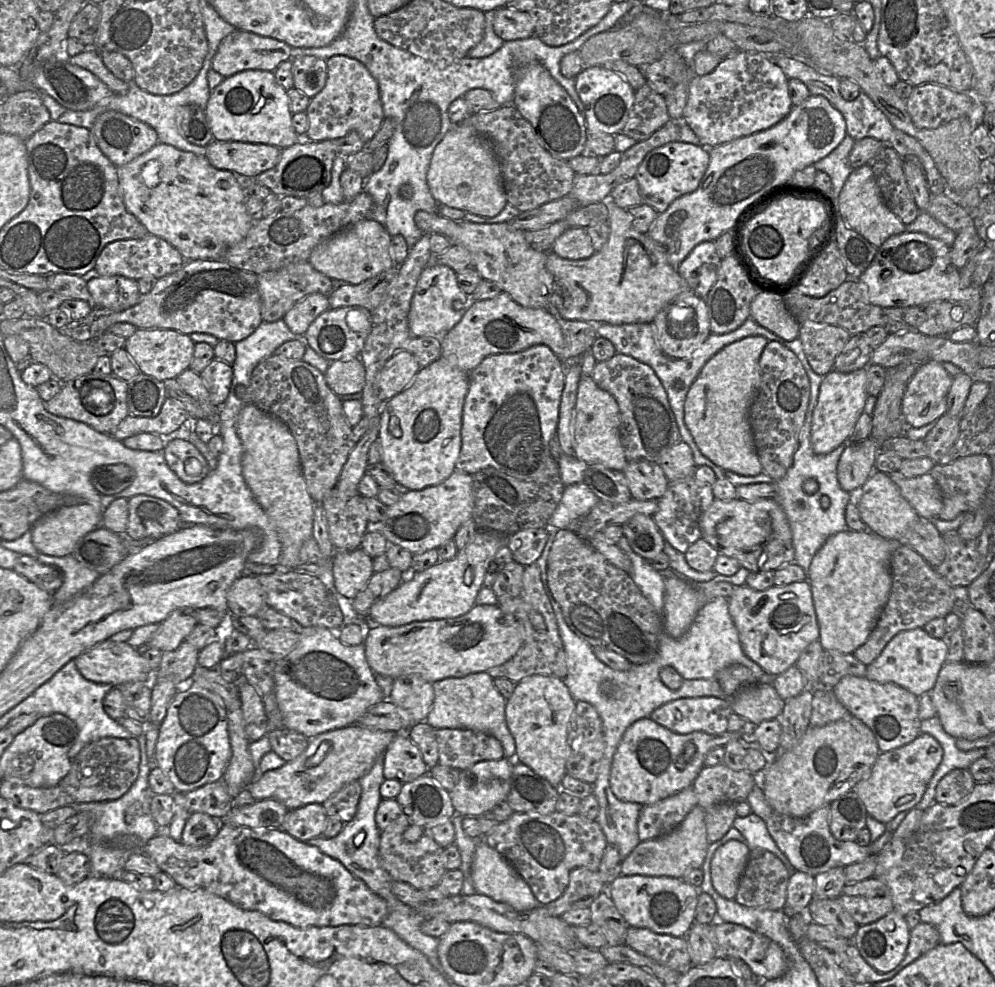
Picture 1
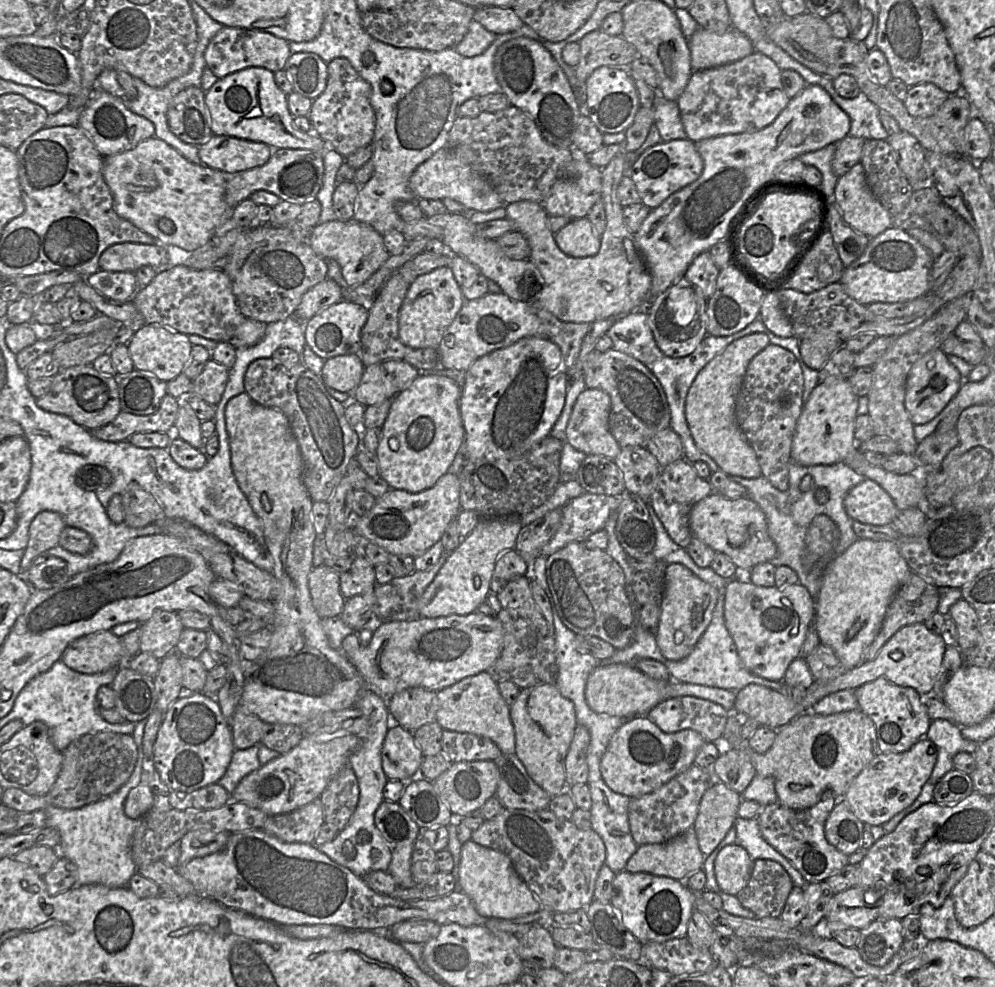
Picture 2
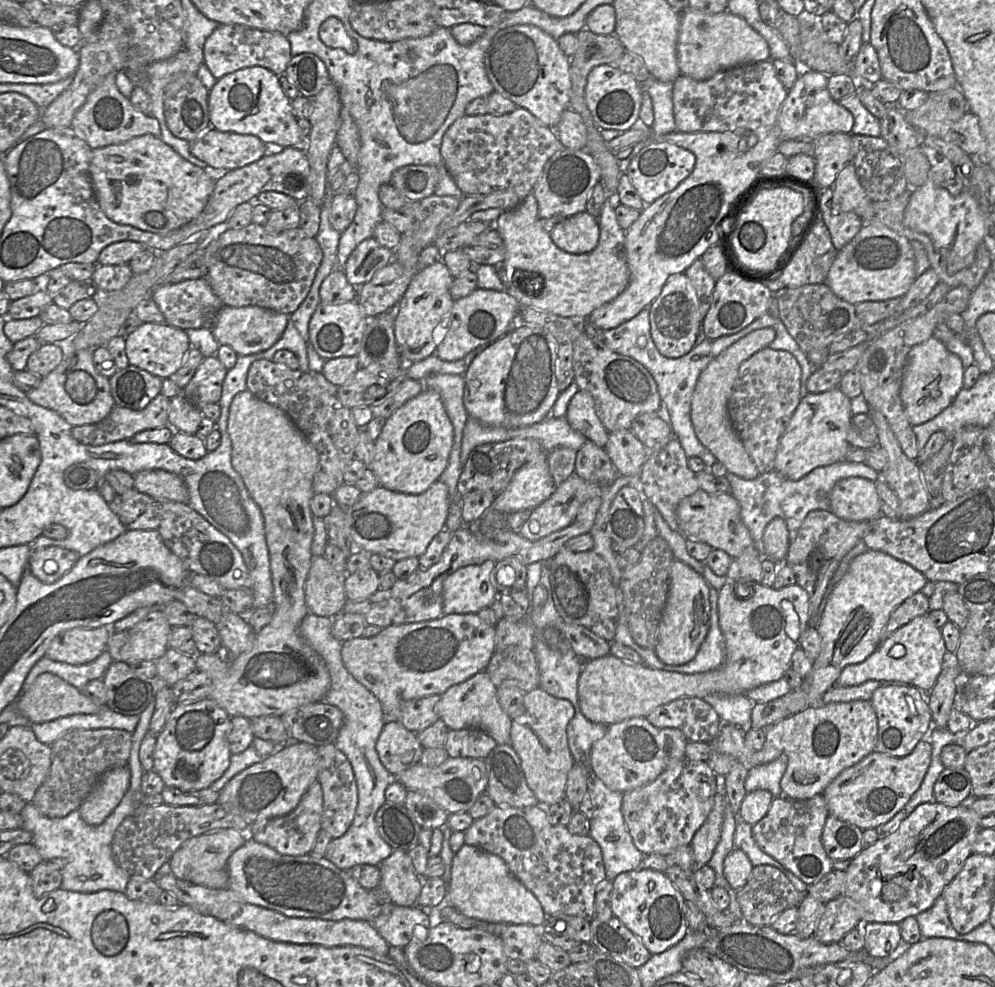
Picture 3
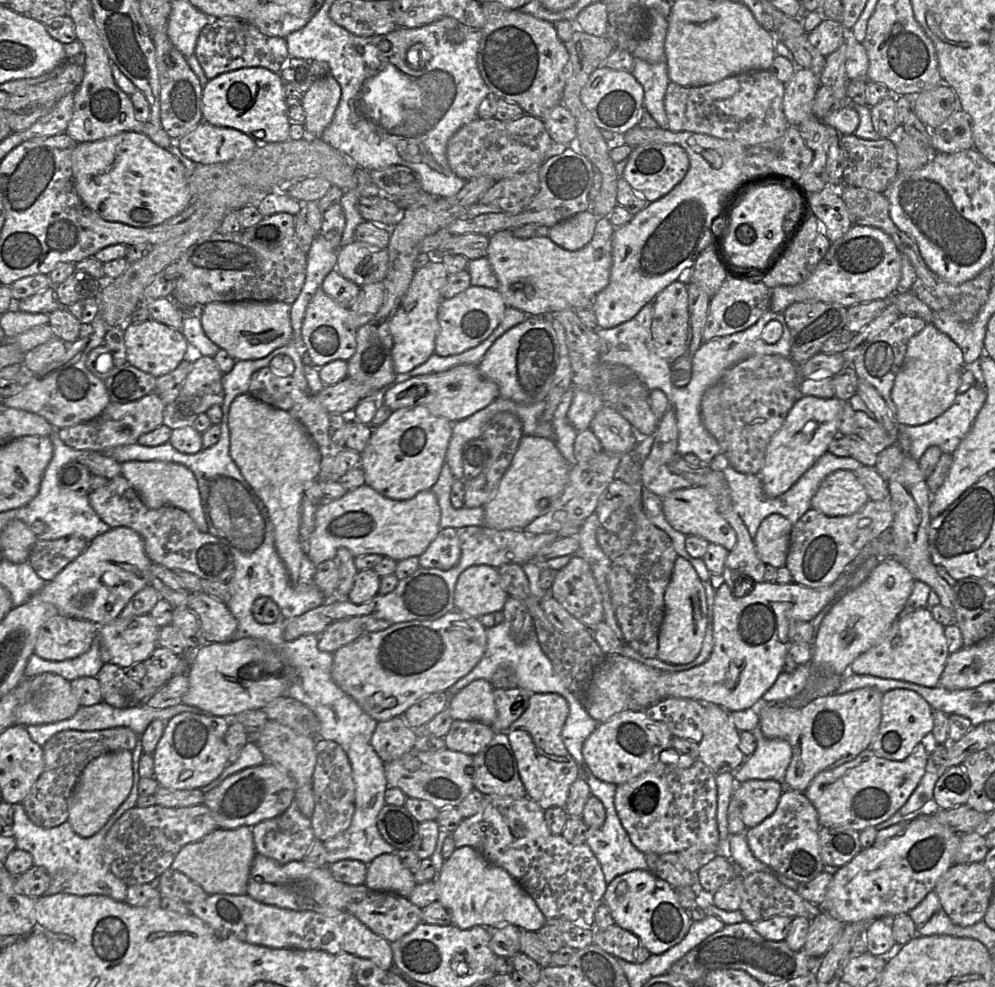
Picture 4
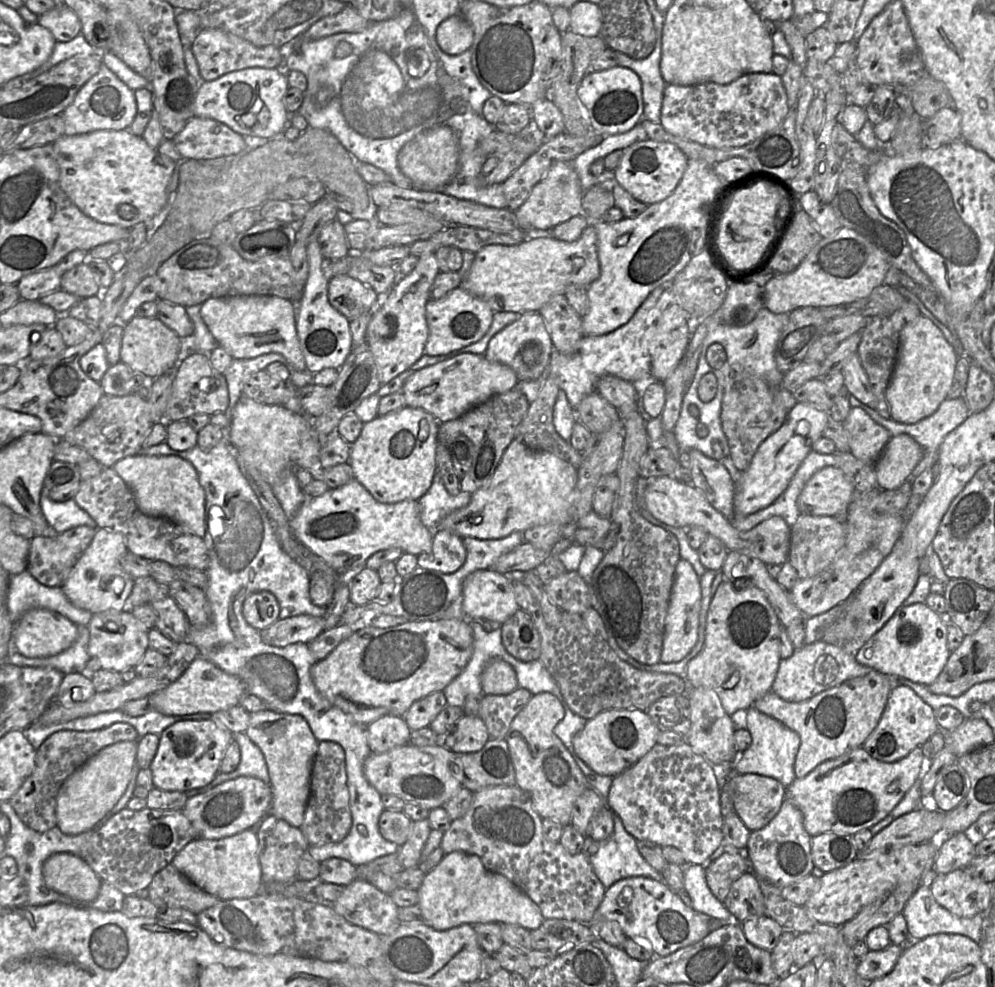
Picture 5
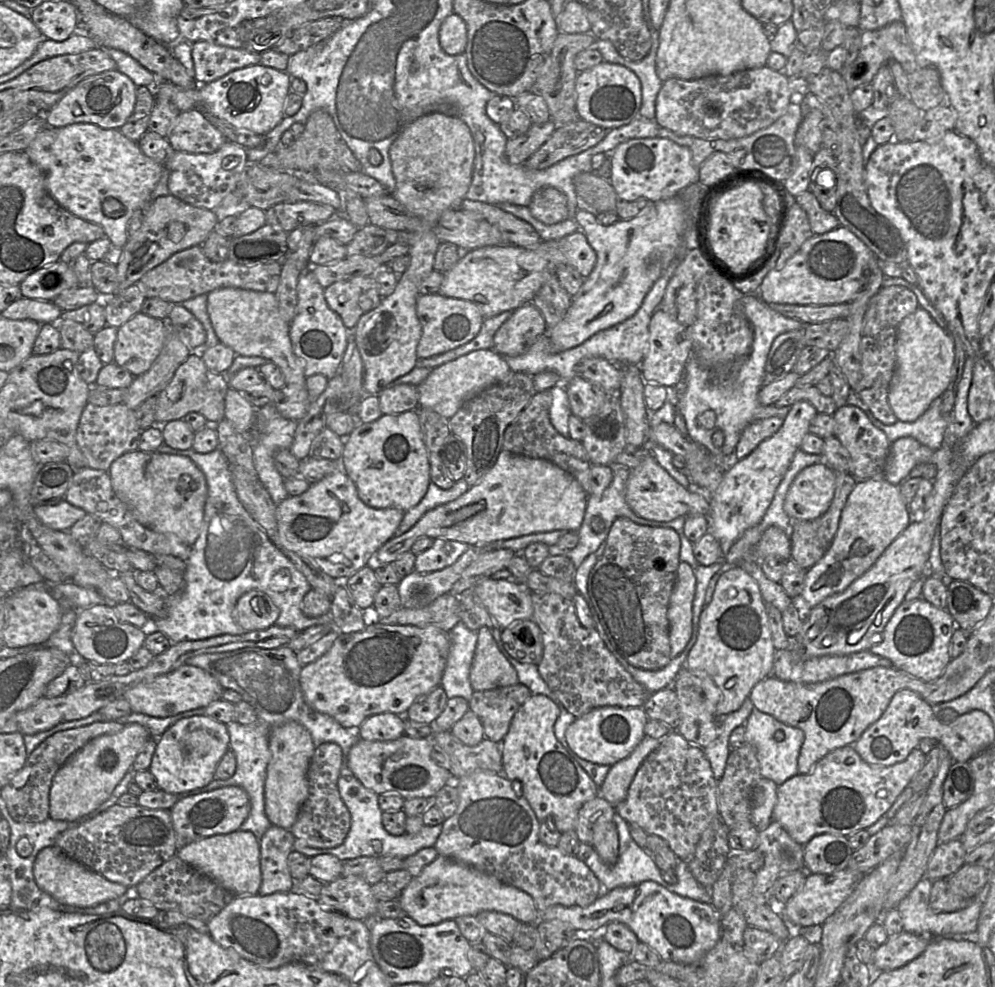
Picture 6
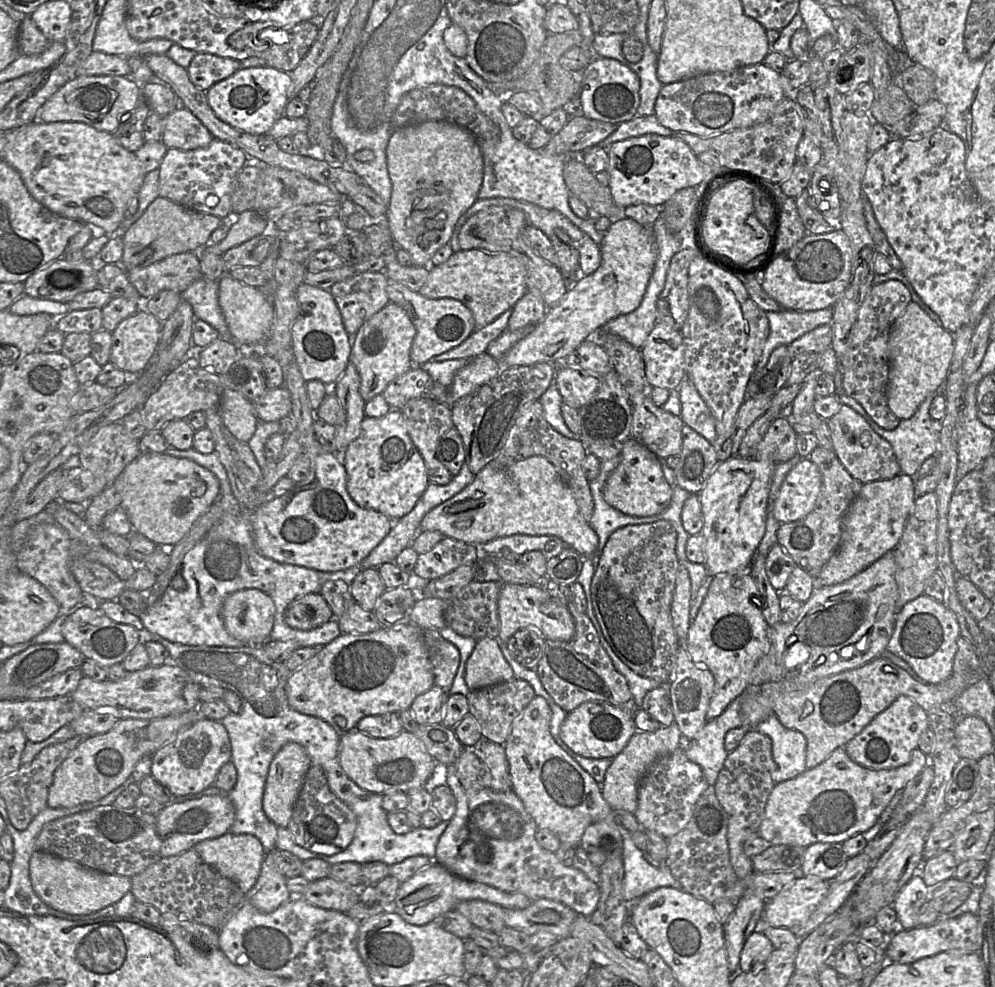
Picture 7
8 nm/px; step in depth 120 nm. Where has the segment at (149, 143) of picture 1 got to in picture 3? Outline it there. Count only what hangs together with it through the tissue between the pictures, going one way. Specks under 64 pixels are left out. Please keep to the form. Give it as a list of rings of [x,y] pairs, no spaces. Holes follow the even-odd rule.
[[[109,73],[102,80],[77,111],[71,123],[71,127],[91,149],[122,144],[144,134],[152,134],[156,137],[160,137],[161,134],[157,119],[136,110],[129,98],[121,94],[115,83],[116,73]]]

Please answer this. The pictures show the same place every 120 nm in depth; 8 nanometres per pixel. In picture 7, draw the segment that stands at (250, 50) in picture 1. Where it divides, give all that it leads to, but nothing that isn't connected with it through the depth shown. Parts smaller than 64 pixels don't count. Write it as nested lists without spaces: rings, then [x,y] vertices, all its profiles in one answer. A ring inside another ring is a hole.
[[[196,53],[186,68],[191,82],[205,92],[240,69],[240,61],[210,53]]]

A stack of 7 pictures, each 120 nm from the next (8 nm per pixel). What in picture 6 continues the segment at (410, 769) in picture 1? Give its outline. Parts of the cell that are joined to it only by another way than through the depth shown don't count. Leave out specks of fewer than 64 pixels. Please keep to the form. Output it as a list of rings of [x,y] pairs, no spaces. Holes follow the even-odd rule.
[[[380,713],[368,717],[359,727],[359,736],[368,741],[391,741],[405,735],[405,716]]]

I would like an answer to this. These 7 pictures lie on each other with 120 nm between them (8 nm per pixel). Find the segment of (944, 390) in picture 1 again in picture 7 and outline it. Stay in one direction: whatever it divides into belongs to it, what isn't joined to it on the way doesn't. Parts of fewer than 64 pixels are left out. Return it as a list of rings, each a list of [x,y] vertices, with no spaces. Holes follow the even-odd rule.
[[[911,301],[904,312],[893,323],[888,340],[889,374],[887,403],[900,421],[911,418],[930,393],[941,389],[950,372],[953,351],[953,333],[946,330],[942,325],[935,323],[917,303]]]

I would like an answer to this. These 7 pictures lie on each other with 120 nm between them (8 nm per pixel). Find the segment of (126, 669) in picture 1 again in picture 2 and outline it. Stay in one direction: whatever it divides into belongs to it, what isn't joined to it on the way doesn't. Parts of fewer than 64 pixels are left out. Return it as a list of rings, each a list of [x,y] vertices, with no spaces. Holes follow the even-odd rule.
[[[101,630],[73,640],[60,660],[83,674],[104,672],[128,664],[122,641],[111,630]]]

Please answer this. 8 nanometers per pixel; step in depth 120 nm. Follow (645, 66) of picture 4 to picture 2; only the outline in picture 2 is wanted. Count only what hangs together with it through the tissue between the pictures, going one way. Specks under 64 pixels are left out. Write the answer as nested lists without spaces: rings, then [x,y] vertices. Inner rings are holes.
[[[655,92],[652,107],[654,107],[654,123],[663,142],[687,139],[676,101],[665,99],[662,95]]]

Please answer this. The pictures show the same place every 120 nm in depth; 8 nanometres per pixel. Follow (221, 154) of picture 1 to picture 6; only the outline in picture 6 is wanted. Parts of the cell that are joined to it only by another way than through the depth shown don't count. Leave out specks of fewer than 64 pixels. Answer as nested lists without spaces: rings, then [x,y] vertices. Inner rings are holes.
[[[198,109],[180,112],[166,139],[175,151],[191,154],[213,153],[227,142]]]

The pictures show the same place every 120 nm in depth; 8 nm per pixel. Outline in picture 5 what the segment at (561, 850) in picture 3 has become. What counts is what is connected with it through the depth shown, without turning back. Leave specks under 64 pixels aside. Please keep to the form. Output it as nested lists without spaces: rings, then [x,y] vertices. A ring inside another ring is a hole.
[[[517,785],[488,786],[473,792],[468,811],[452,820],[440,847],[445,854],[464,851],[477,855],[488,870],[504,875],[524,891],[540,907],[544,919],[590,923],[605,894],[605,886],[582,852],[570,854],[560,842],[545,838],[541,816]]]

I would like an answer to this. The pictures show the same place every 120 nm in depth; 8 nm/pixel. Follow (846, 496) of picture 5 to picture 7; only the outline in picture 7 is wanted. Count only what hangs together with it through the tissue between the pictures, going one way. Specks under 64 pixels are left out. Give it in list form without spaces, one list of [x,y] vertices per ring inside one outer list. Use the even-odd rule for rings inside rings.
[[[809,458],[801,459],[781,484],[773,509],[775,519],[782,524],[804,518],[815,507],[821,485],[818,467]]]

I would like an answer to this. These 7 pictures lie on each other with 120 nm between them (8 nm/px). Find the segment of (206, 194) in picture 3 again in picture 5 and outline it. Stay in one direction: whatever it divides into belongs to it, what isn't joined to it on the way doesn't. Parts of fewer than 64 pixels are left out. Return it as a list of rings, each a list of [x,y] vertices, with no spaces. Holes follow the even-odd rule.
[[[128,129],[63,135],[53,142],[53,148],[63,191],[82,213],[101,223],[131,228],[138,223],[150,221],[169,201],[169,183],[175,162],[151,148],[142,136]]]

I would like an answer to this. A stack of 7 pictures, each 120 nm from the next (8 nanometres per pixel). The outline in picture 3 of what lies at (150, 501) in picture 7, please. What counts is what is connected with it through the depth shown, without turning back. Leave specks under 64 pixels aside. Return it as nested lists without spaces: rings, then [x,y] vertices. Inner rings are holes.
[[[142,470],[133,475],[134,488],[159,500],[188,503],[189,491],[184,480],[165,470]]]

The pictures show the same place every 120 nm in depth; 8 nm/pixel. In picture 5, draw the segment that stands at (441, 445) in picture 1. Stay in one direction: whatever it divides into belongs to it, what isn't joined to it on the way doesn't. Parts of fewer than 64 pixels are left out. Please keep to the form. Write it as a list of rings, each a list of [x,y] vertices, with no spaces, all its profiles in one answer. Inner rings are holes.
[[[410,406],[364,423],[357,440],[349,444],[348,463],[352,467],[354,479],[380,503],[418,501],[429,490],[436,474],[440,424],[431,414]]]

